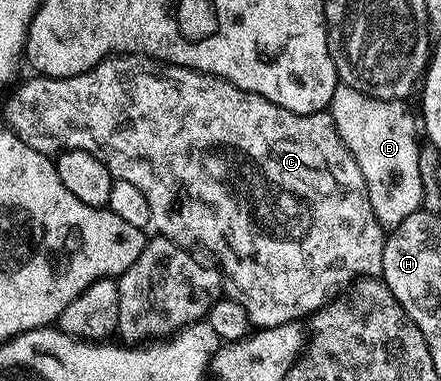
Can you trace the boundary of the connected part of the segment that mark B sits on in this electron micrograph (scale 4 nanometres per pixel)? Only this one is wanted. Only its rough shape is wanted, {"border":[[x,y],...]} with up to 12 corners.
{"border":[[338,85],[327,108],[386,229],[422,210],[408,102]]}

